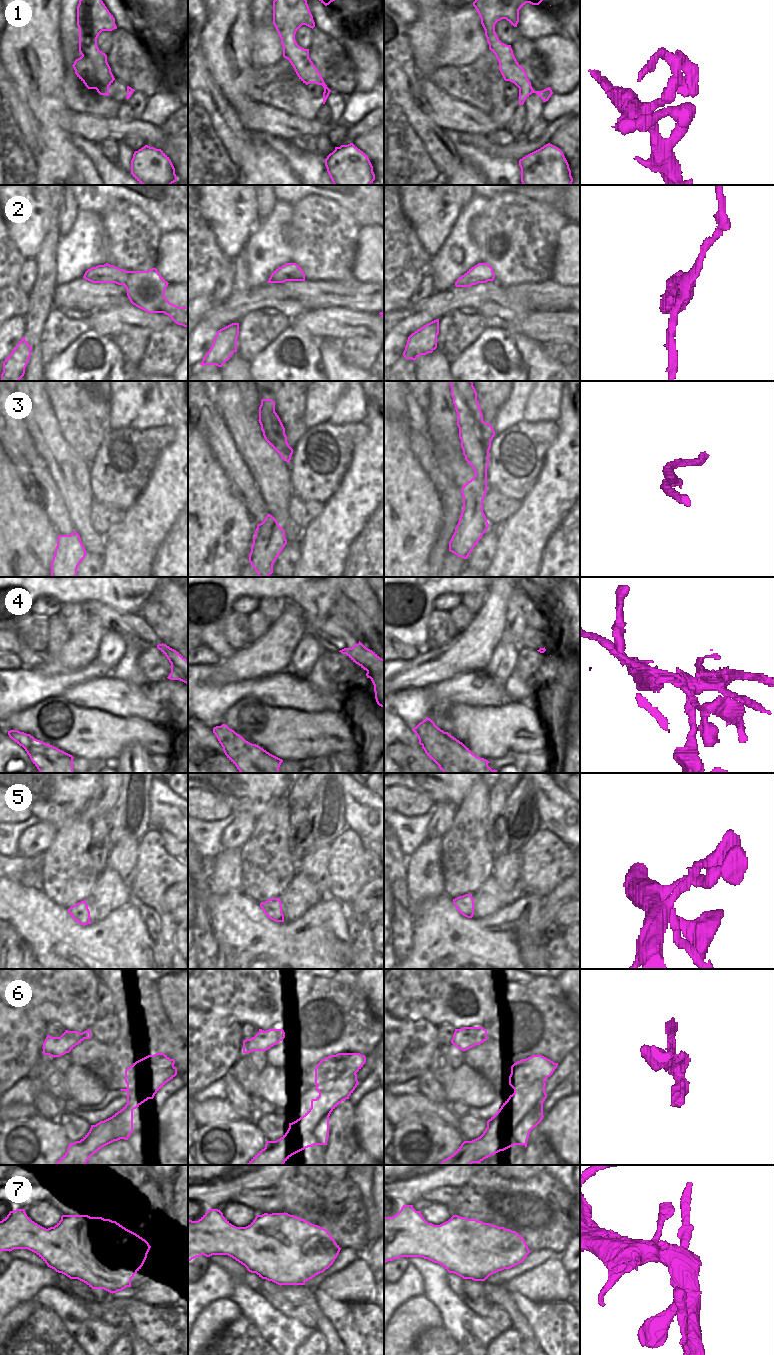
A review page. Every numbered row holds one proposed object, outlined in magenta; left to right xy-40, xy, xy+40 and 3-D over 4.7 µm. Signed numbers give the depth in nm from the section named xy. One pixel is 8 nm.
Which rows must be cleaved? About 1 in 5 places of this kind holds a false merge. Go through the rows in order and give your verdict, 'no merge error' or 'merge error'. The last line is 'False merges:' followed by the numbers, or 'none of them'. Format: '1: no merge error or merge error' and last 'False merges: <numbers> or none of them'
1: no merge error
2: no merge error
3: no merge error
4: merge error
5: no merge error
6: merge error
7: no merge error
False merges: 4, 6

